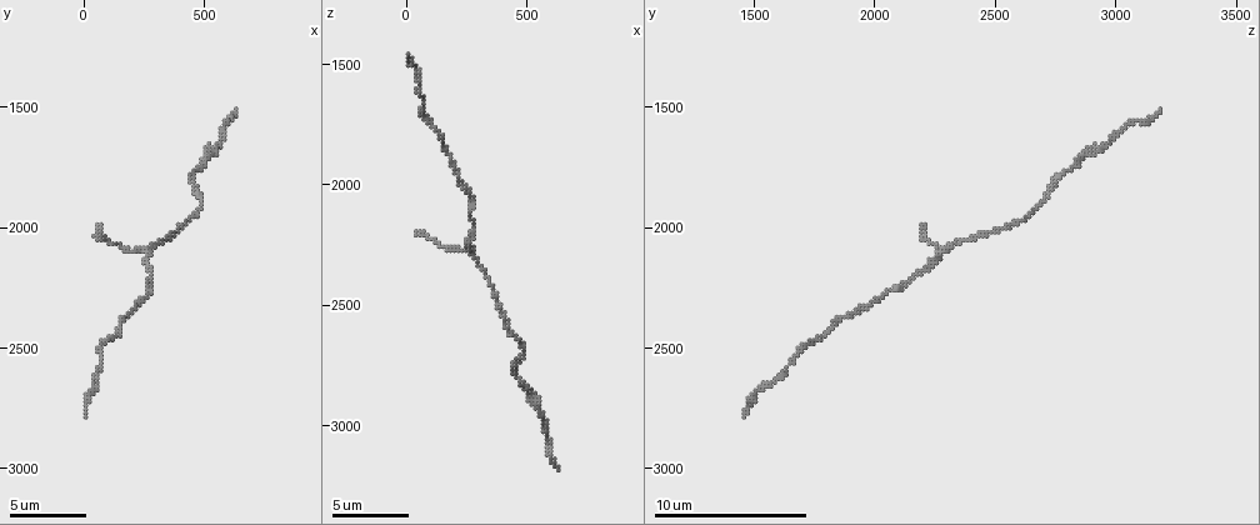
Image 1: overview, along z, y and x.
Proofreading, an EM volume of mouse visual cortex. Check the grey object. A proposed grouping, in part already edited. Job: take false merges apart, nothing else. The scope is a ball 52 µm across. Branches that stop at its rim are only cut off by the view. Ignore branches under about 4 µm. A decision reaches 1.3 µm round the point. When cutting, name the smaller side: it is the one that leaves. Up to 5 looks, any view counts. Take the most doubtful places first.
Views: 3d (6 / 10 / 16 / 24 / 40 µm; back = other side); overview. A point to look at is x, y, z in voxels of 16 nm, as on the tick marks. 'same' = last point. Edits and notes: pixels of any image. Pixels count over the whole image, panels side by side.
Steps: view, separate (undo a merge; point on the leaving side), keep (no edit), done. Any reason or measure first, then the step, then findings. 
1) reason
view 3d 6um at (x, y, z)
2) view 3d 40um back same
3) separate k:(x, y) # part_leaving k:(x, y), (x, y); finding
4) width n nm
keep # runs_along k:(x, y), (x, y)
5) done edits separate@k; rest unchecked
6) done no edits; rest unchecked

view 3d 10um at (280, 2090, 2280)

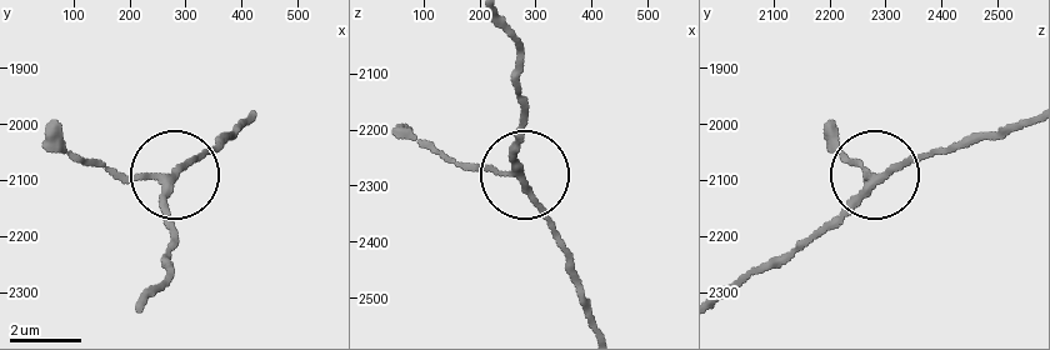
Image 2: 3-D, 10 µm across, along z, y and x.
keep # runs_along 2:(525, 186), (515, 135), (525, 103); all the same neuron

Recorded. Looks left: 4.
view 3d 10um at (500, 1740, 2840)

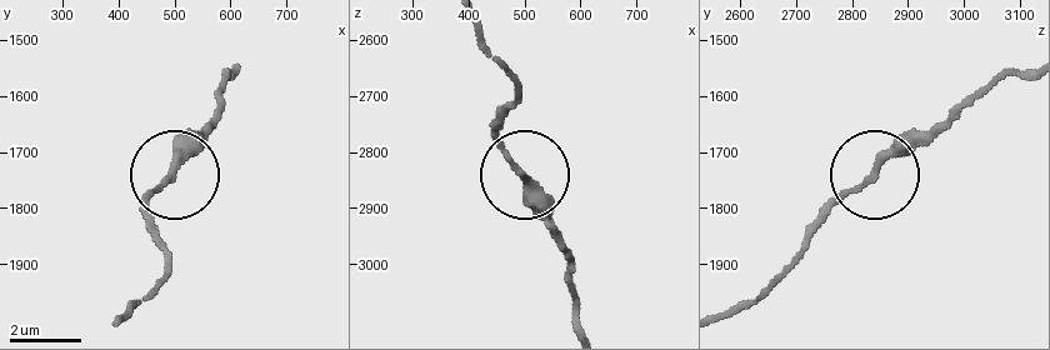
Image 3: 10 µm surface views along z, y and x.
closer look
view 3d 6um at (490, 1745, 2830)

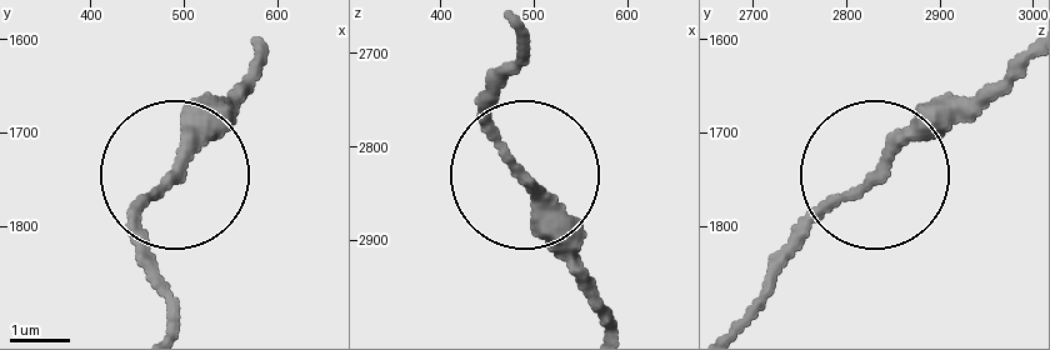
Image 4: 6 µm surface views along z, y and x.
width 180 nm
keep # runs_along 4:(518, 29), (493, 119), (593, 278); all the same neuron

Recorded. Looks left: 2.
calibre changes
view 3d 6um at (210, 2340, 1940)

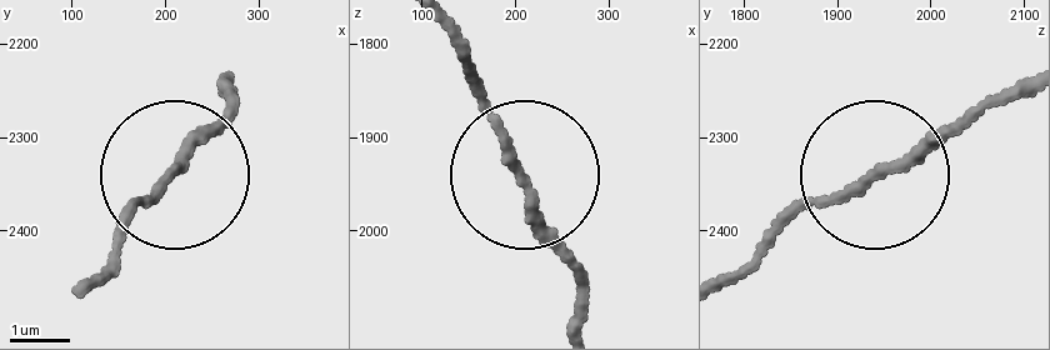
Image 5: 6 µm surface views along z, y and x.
keep # runs_along 5:(225, 80), (215, 125), (110, 259); all the same neuron

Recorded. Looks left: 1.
done no edits; rest unchecked

